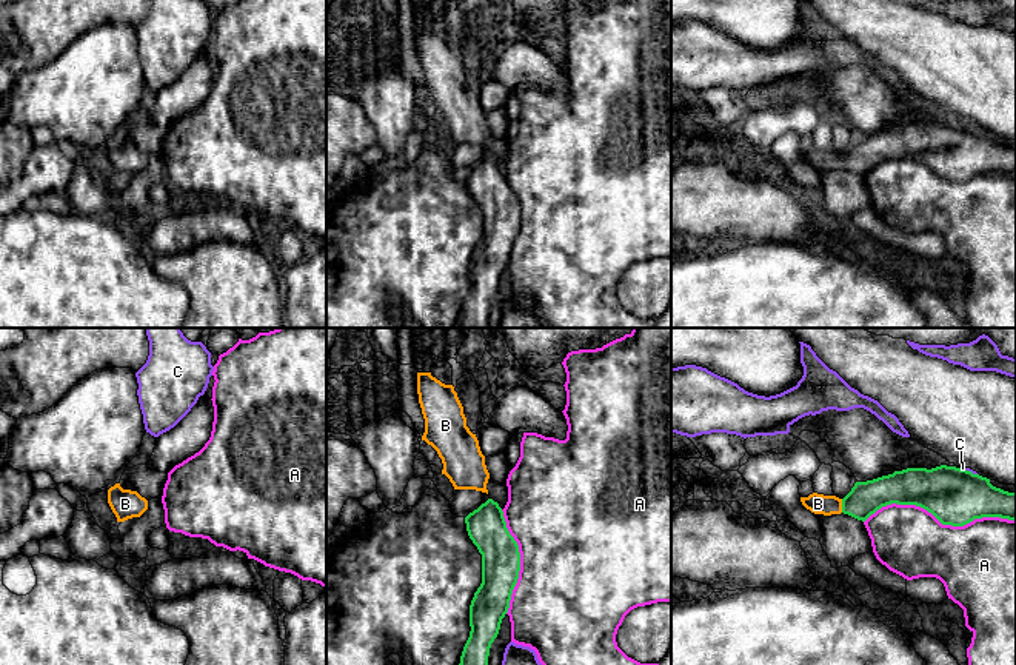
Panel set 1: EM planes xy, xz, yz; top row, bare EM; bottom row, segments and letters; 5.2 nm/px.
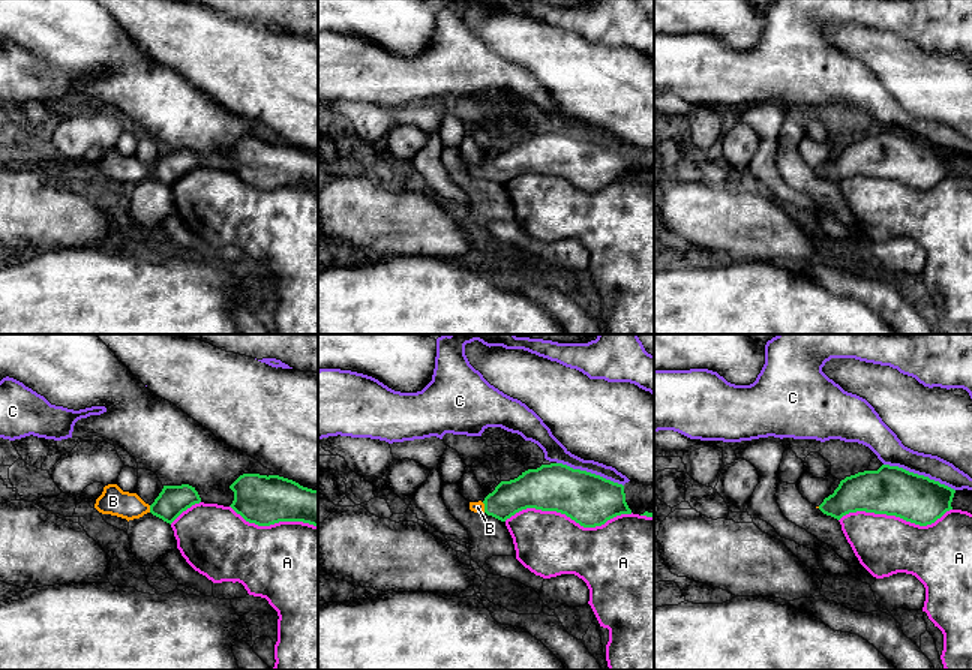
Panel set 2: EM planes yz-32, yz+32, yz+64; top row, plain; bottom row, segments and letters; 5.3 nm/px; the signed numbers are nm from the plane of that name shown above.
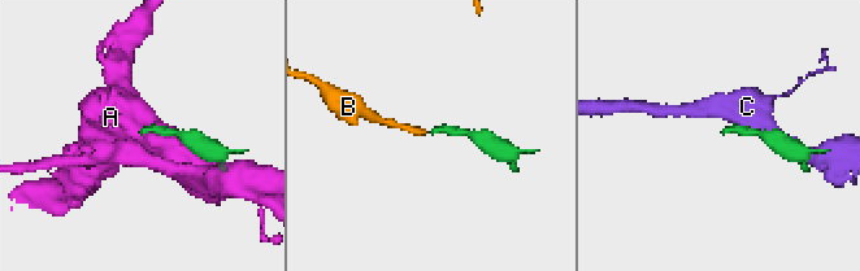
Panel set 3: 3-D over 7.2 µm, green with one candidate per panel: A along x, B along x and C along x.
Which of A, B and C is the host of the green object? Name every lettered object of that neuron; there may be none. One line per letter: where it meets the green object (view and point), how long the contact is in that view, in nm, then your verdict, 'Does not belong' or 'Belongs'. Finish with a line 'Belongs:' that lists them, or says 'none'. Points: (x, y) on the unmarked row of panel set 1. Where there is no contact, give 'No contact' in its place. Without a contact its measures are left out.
A: Touches green at yz (939, 176). Shared border 800 nm. Does not belong
B: Touches green at yz (842, 160). Shared border 70 nm. Belongs
C: Touches green at yz (970, 126). Shared border 90 nm. Does not belong
Belongs: B

